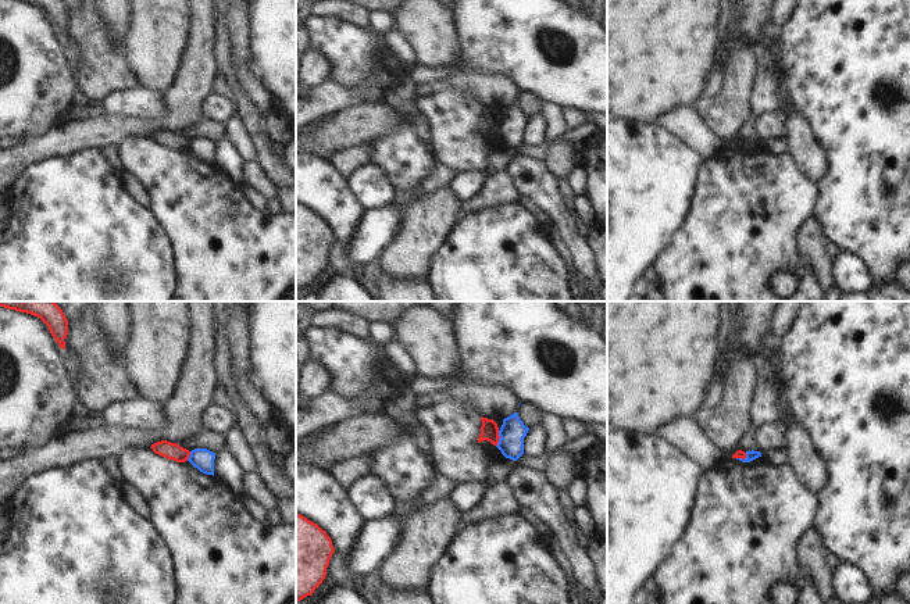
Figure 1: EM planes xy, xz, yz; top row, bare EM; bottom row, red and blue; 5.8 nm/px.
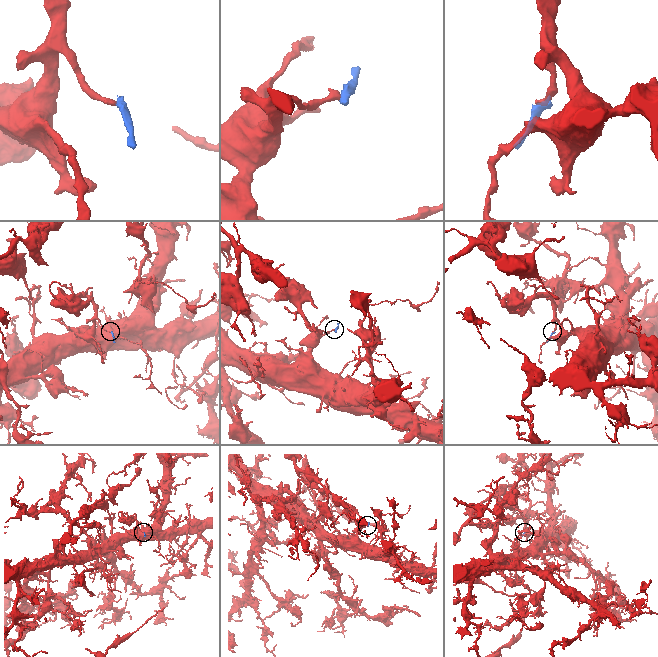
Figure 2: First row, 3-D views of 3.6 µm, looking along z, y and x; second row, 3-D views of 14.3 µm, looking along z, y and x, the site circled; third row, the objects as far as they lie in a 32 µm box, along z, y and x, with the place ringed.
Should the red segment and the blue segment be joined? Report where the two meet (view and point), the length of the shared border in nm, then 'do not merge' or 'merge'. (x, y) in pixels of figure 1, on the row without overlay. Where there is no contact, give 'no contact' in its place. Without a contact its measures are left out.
meets red in xz at (499, 127); contact 100 nm long; do not merge

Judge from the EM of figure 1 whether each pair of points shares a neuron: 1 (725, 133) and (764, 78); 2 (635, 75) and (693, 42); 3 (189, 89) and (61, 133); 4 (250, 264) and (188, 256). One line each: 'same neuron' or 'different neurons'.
1: different neurons
2: same neuron
3: same neuron
4: same neuron

